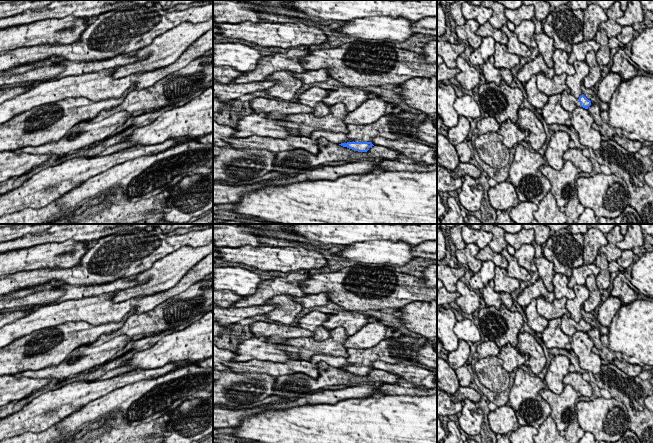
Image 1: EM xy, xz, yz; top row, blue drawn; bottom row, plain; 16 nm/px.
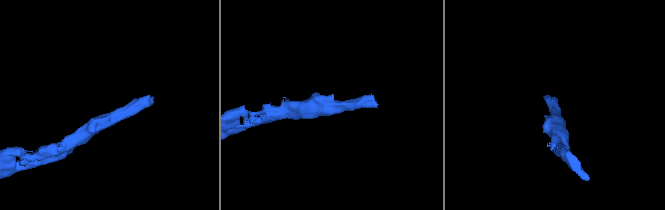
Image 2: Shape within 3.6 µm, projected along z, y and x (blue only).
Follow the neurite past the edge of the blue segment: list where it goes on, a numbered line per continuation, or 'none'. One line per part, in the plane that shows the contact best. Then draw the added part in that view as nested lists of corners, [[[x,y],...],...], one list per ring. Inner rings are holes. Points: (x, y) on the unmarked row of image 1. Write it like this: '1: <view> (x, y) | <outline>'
1: xz (391, 350) | [[[408,336],[388,337],[369,349],[347,349],[347,360],[354,366],[370,366],[378,360],[392,364],[411,361],[415,358],[412,355],[414,342],[415,339]]]

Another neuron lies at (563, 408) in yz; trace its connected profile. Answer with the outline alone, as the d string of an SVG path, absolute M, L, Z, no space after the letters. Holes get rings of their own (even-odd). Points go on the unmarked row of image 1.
M565 385L561 394L555 394L547 387L540 390L540 394L551 408L550 416L557 430L565 431L577 416L575 404L578 398L577 391L571 385Z

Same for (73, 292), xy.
M121 278L105 284L76 285L76 286L59 283L57 281L51 281L48 284L44 284L36 287L36 291L42 291L44 289L51 289L51 288L65 289L66 294L52 303L52 304L57 304L65 300L83 299L83 298L98 296L104 293L115 292L115 291L127 289L134 285L135 282L132 282L130 278L129 279Z

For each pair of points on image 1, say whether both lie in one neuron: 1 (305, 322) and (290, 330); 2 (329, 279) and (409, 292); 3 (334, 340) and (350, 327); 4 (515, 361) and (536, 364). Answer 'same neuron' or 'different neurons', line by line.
1: different neurons
2: same neuron
3: different neurons
4: different neurons

